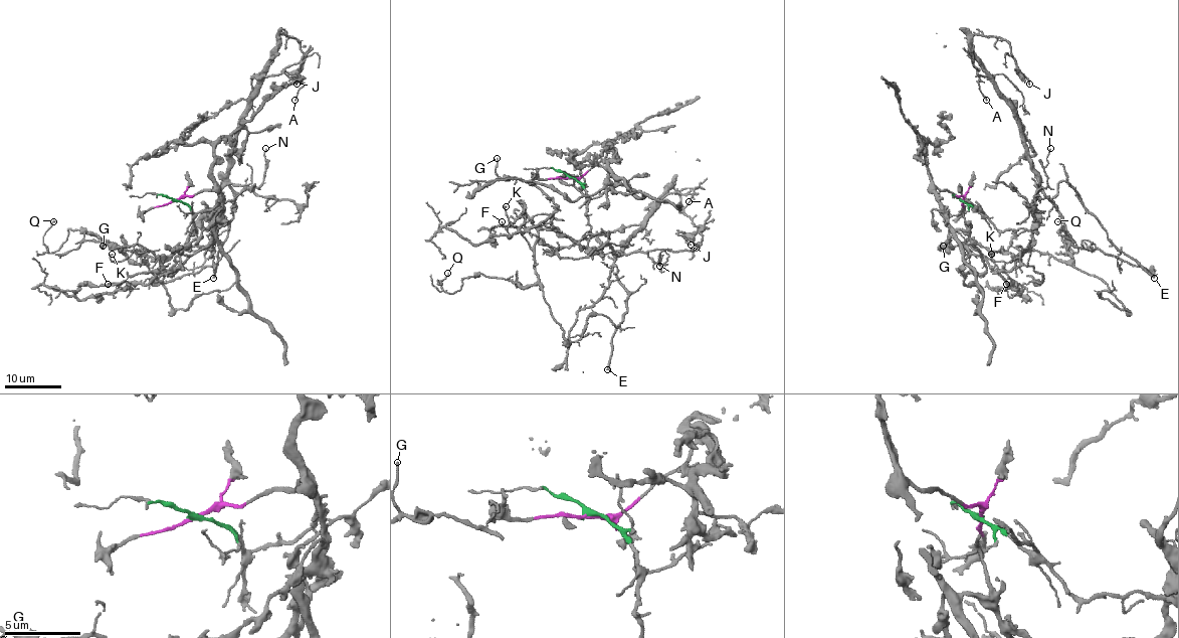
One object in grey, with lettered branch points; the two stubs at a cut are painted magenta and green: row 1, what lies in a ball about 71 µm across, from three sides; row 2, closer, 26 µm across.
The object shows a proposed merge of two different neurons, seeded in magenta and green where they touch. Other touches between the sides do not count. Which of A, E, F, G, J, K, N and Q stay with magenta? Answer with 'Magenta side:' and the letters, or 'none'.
Magenta side: none

